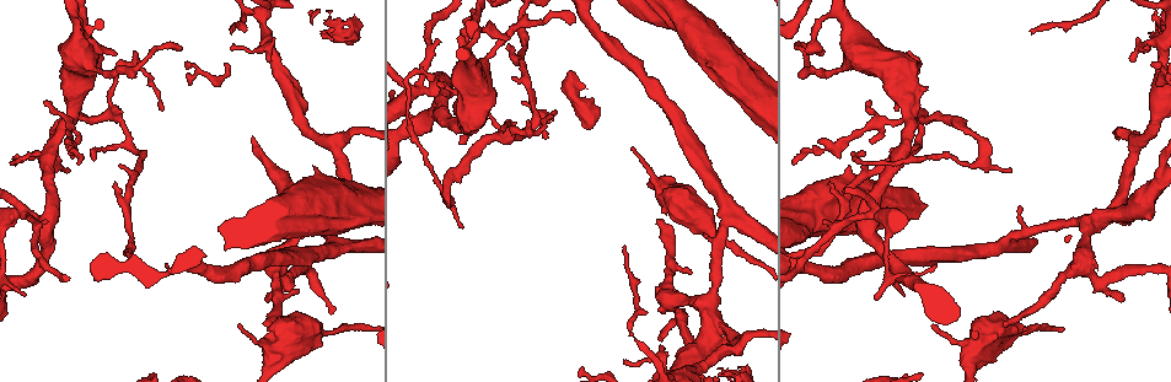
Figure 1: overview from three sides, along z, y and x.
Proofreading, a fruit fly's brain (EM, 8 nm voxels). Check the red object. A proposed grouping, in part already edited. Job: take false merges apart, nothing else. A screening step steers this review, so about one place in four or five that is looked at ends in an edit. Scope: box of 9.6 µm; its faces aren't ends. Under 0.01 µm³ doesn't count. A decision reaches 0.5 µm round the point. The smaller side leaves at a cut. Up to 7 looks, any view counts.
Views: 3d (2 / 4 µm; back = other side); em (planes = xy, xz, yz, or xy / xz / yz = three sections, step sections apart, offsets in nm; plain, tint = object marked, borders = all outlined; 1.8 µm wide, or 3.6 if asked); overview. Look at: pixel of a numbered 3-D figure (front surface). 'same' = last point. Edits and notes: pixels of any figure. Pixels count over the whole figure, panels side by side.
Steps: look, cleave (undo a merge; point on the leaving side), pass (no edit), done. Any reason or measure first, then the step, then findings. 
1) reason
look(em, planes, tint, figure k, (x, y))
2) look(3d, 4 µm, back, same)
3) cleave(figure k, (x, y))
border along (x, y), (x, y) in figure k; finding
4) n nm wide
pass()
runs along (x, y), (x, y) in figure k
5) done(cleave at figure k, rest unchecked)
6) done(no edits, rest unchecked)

calibre changes
look(3d, 4 µm, figure 1, (326, 205))

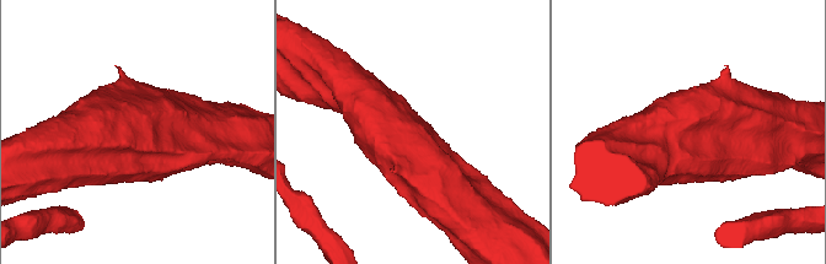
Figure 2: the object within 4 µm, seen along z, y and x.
need the tissue
look(em, planes, borders, figure 2, (411, 150))

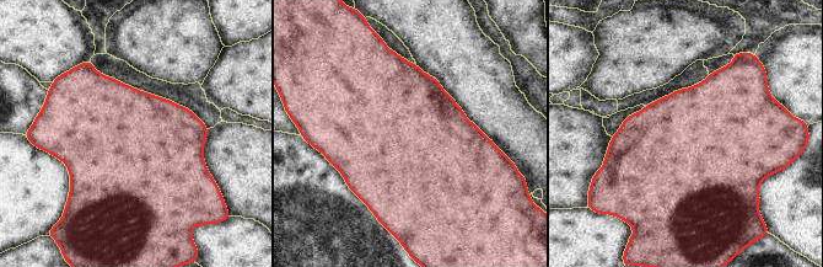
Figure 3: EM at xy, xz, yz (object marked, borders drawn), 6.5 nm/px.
pass()
one cell here

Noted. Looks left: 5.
sharp bend
look(3d, 4 µm, figure 1, (918, 63))

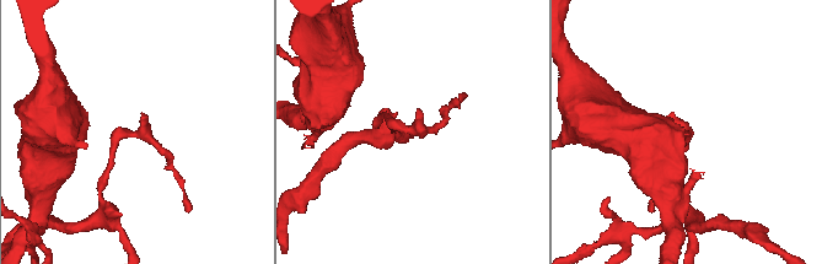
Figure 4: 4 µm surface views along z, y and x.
look(em, planes, tint, figure 4, (409, 130))

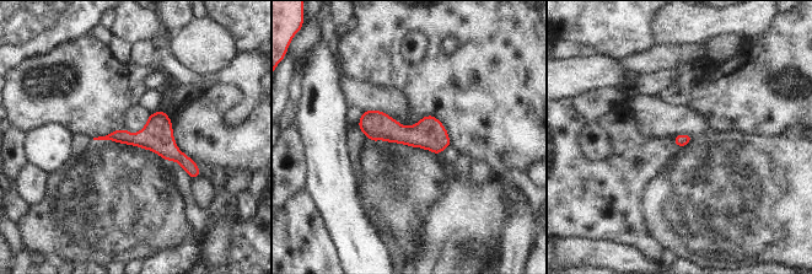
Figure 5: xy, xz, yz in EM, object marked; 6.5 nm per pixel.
pass()
runs along (109, 136), (157, 139), (197, 173) in figure 5; one cell here

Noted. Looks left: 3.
arms part here
look(em, yz, step 16, tint, figure 1, (449, 198))

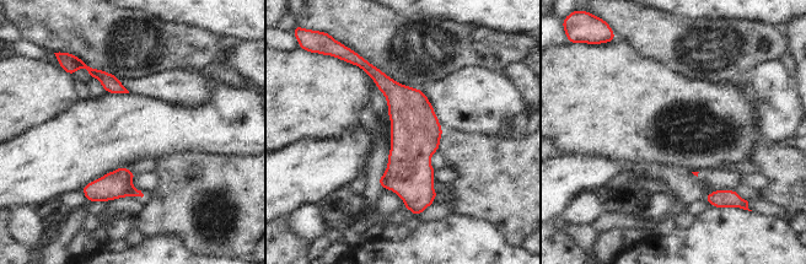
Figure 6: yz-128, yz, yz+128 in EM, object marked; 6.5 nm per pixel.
another direction
look(em, planes, tint, same)

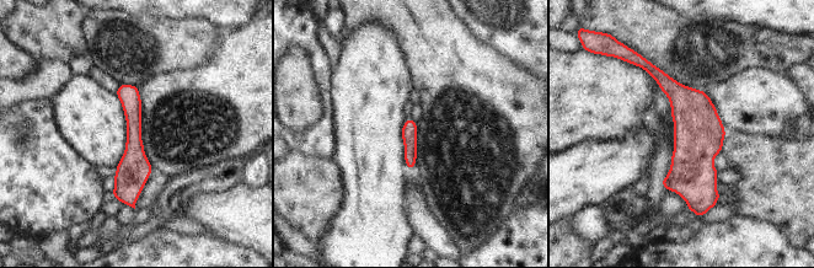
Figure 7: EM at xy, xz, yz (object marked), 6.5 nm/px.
pass()
continuous, no second cell

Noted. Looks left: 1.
done(no edits, rest unchecked)

